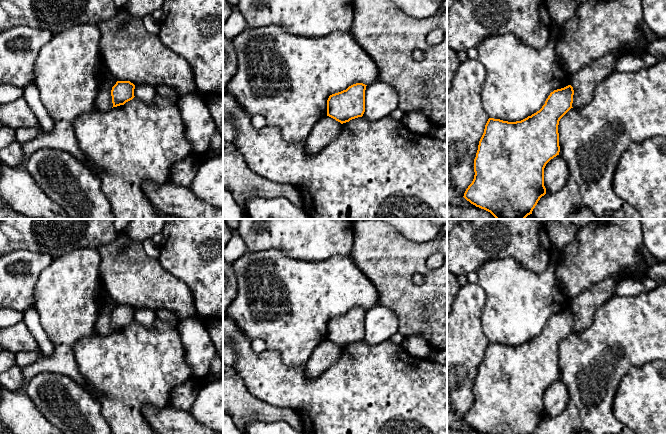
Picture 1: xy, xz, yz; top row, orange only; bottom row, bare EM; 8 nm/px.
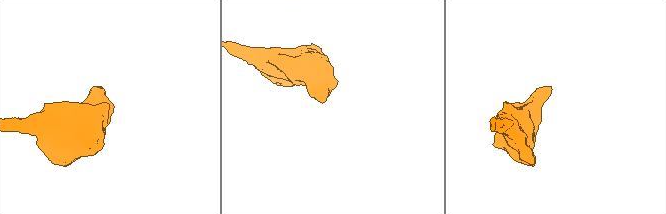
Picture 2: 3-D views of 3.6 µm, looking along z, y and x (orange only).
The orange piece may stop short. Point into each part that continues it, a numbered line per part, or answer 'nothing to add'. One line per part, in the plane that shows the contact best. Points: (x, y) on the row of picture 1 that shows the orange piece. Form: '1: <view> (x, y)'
nothing to add

